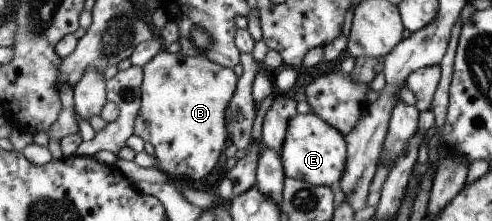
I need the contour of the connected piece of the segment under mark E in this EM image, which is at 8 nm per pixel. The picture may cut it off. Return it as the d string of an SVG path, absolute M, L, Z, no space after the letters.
M297 114L289 119L278 152L285 177L308 182L310 185L336 184L345 166L346 142L332 126L315 114Z

